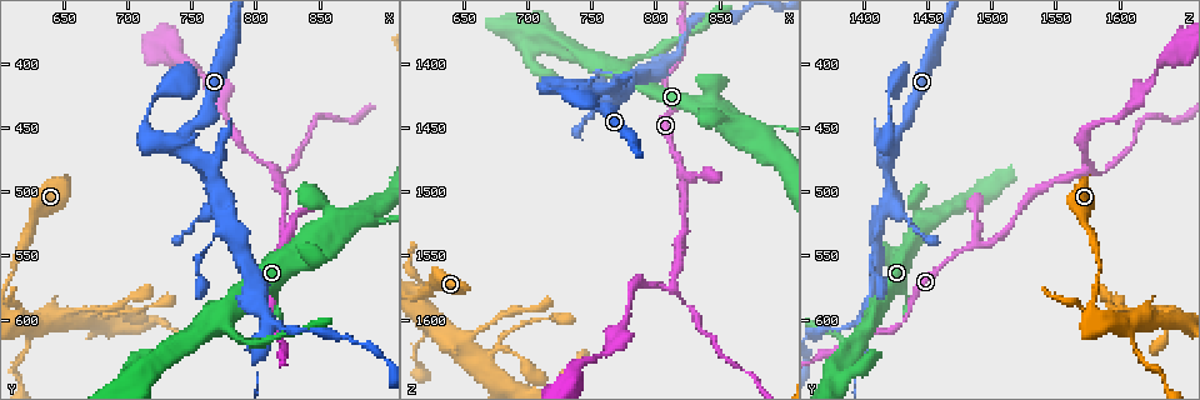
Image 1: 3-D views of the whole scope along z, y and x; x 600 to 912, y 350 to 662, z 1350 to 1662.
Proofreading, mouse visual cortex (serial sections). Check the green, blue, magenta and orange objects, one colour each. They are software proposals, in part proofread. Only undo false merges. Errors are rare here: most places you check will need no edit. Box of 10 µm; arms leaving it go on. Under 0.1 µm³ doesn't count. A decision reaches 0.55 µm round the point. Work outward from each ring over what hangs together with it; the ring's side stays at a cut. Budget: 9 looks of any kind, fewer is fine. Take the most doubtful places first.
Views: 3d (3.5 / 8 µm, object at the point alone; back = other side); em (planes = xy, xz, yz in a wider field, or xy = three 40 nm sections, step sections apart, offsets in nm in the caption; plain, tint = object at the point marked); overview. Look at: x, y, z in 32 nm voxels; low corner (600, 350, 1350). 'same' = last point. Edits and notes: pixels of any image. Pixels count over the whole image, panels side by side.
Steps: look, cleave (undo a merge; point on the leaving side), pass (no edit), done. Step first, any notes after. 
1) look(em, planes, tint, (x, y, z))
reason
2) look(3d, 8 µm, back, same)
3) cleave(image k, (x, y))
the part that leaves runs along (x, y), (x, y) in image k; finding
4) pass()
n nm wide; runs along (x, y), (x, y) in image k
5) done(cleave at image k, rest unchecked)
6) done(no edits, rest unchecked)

look(3d, 3.5 µm, (744, 464, 1424))
three arms meet

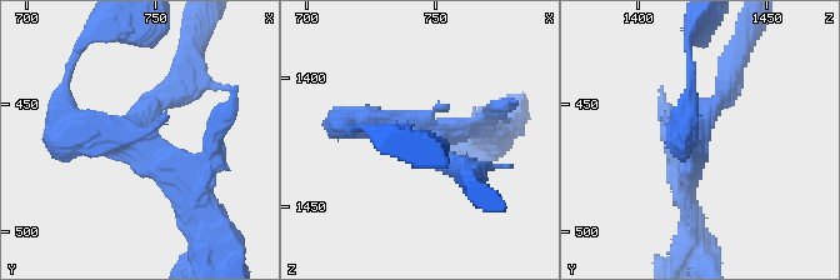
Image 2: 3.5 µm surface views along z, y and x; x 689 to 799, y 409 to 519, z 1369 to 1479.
look(em, xy, step 3, tint, (744, 462, 1424))

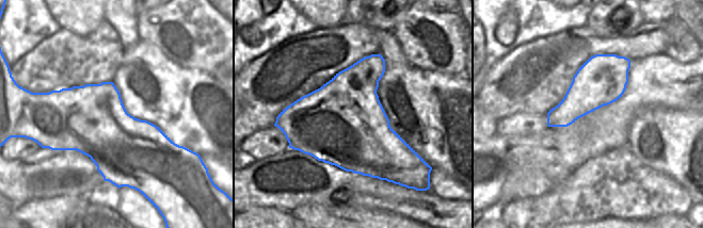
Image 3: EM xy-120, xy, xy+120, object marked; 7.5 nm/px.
look(em, xy, step 5, tint, same)
another direction

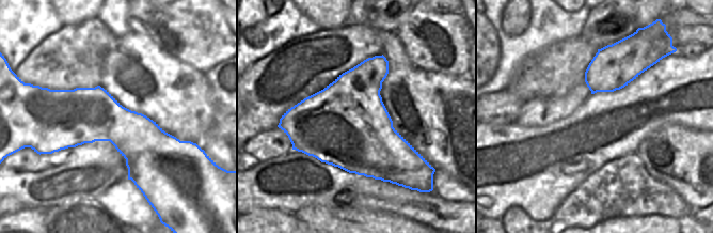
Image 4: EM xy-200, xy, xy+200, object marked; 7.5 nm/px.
pass()
650 nm wide; runs along (729, 73), (700, 123), (684, 191) in image 2; all the same cell

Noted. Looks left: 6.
look(3d, 8 µm, (650, 602, 1624))
three arms meet

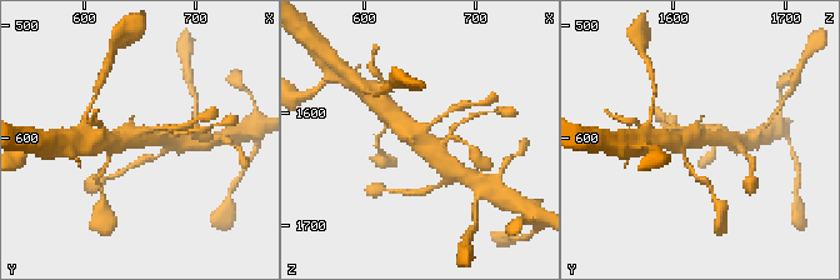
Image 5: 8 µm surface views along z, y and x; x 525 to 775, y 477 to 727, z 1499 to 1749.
look(3d, 3.5 µm, same)

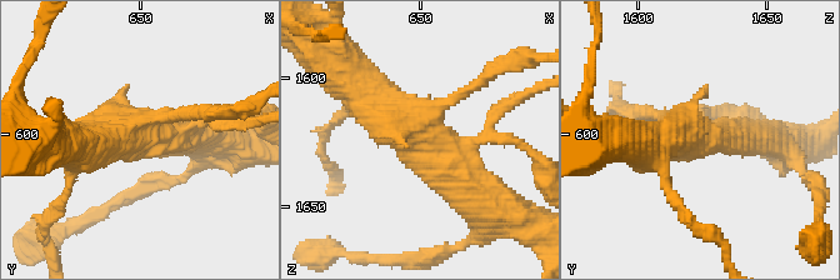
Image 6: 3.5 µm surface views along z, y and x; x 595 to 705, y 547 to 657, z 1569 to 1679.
look(em, xy, step 3, tint, (651, 601, 1625))

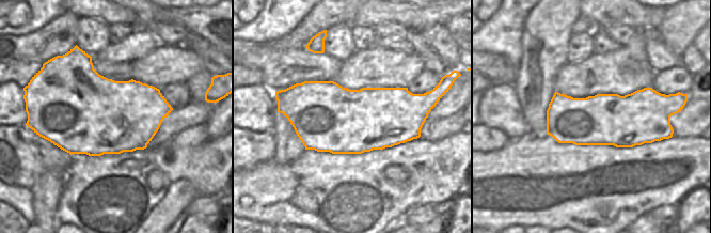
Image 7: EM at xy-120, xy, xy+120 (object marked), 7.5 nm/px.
pass()
runs along (340, 70), (470, 189) in image 6; all the same cell

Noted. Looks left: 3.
look(3d, 3.5 µm, (812, 482, 1574))

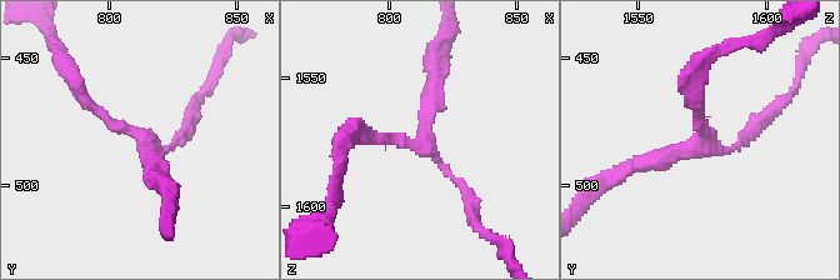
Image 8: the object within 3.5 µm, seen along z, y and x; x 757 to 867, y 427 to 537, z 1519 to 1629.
look(em, planes, tint, (813, 483, 1573))
3 arms; arms of 100, 150, 200 nm; shape alone is not enough

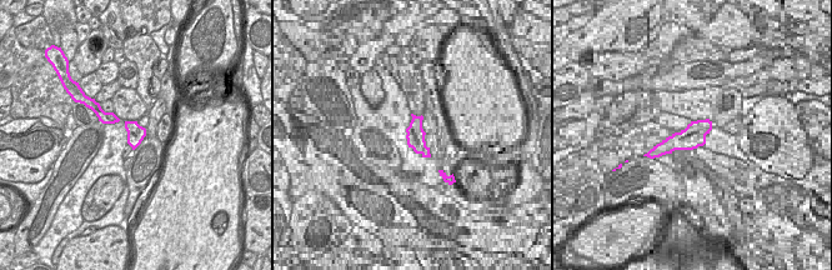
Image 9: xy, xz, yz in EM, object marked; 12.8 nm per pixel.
pass()
all the same cell

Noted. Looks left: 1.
done(no edits, rest unchecked)

